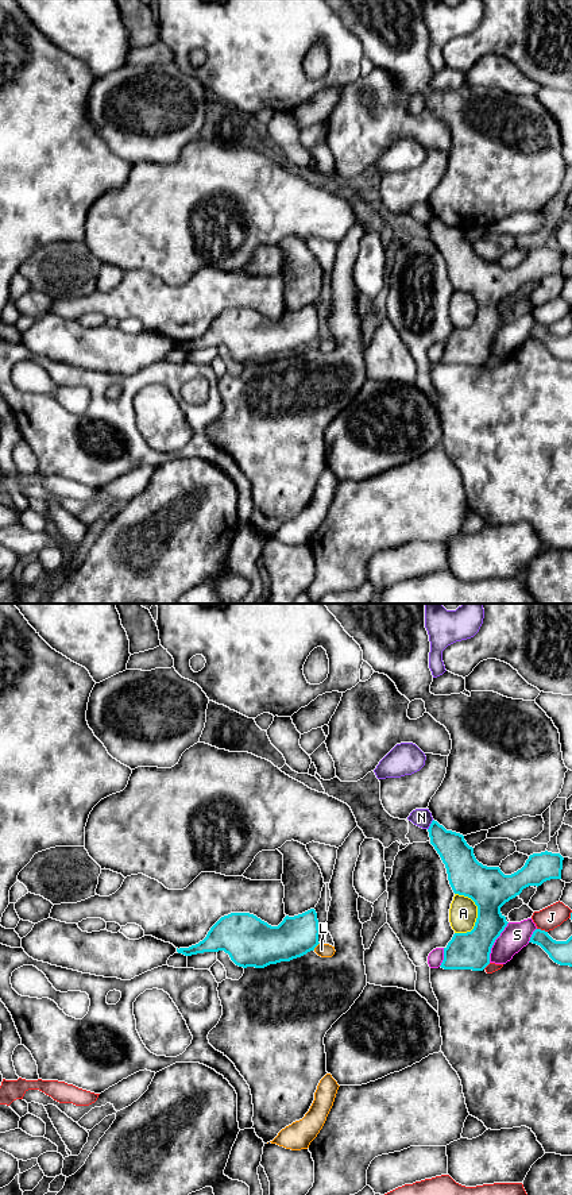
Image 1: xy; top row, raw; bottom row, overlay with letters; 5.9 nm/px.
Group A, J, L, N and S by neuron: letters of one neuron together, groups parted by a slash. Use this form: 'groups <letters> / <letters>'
groups A / J / L / N / S

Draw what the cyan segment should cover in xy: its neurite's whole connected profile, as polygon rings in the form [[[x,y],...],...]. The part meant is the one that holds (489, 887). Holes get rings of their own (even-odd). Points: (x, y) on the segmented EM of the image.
[[[434,820],[428,832],[430,844],[445,864],[453,893],[471,898],[478,906],[474,929],[453,934],[444,948],[440,967],[483,971],[490,964],[495,940],[509,924],[500,907],[529,886],[538,887],[546,880],[561,879],[564,857],[548,851],[533,853],[521,870],[505,875],[499,867],[479,863],[463,834],[447,830]]]

